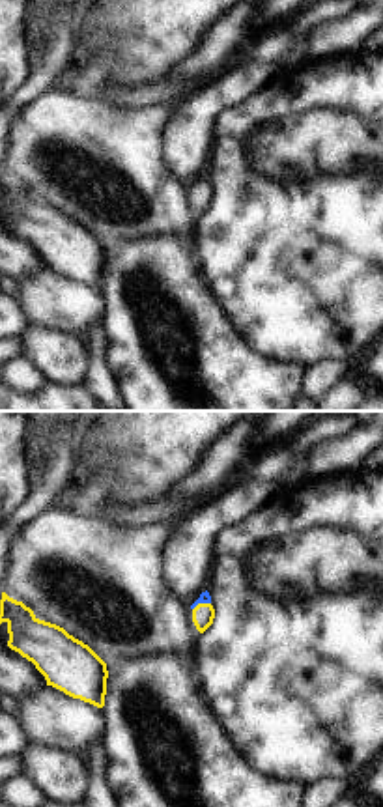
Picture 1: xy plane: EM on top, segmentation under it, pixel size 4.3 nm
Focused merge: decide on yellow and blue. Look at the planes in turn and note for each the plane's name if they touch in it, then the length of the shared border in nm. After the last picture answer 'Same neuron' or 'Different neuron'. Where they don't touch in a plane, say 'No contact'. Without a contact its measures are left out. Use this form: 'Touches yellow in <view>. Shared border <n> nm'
Touches yellow in xy. Shared border 90 nm

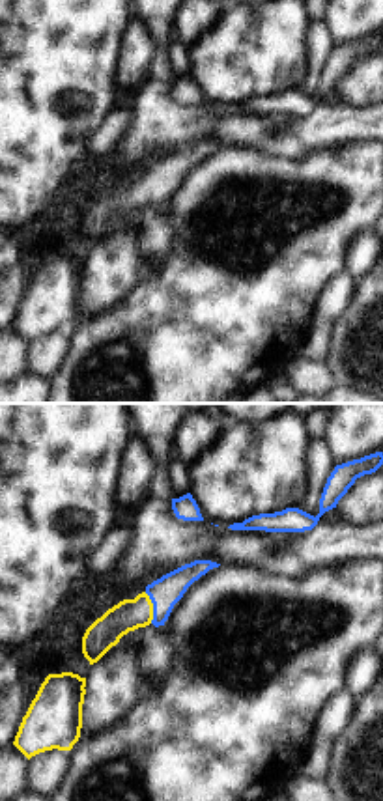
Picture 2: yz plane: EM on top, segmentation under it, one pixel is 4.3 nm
Touches yellow in yz. Shared border 140 nm

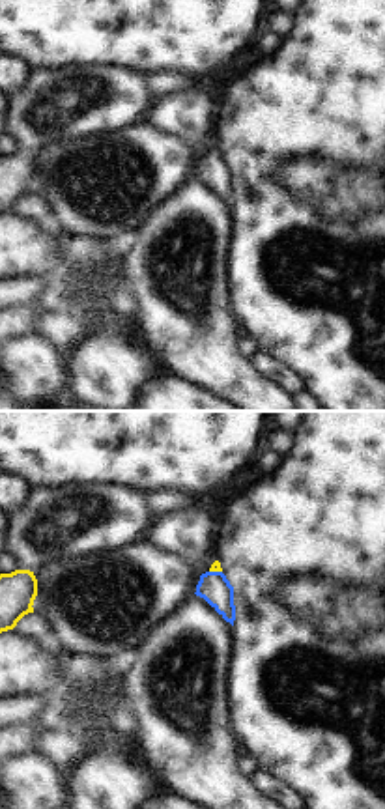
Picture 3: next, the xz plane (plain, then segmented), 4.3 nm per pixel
Touches yellow in xz. Shared border 60 nm

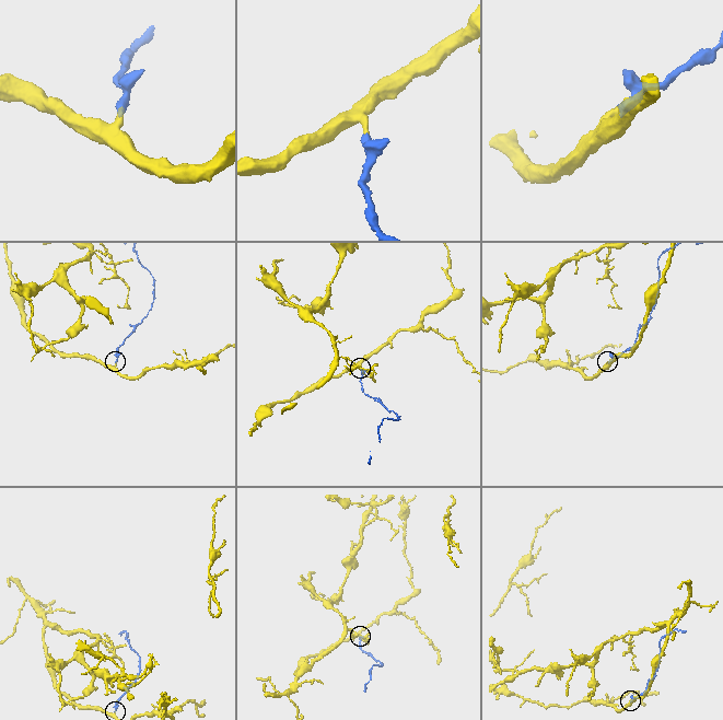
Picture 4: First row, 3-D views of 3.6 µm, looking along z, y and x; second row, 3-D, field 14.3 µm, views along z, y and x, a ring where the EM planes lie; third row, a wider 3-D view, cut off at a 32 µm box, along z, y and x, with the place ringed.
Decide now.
Same neuron

